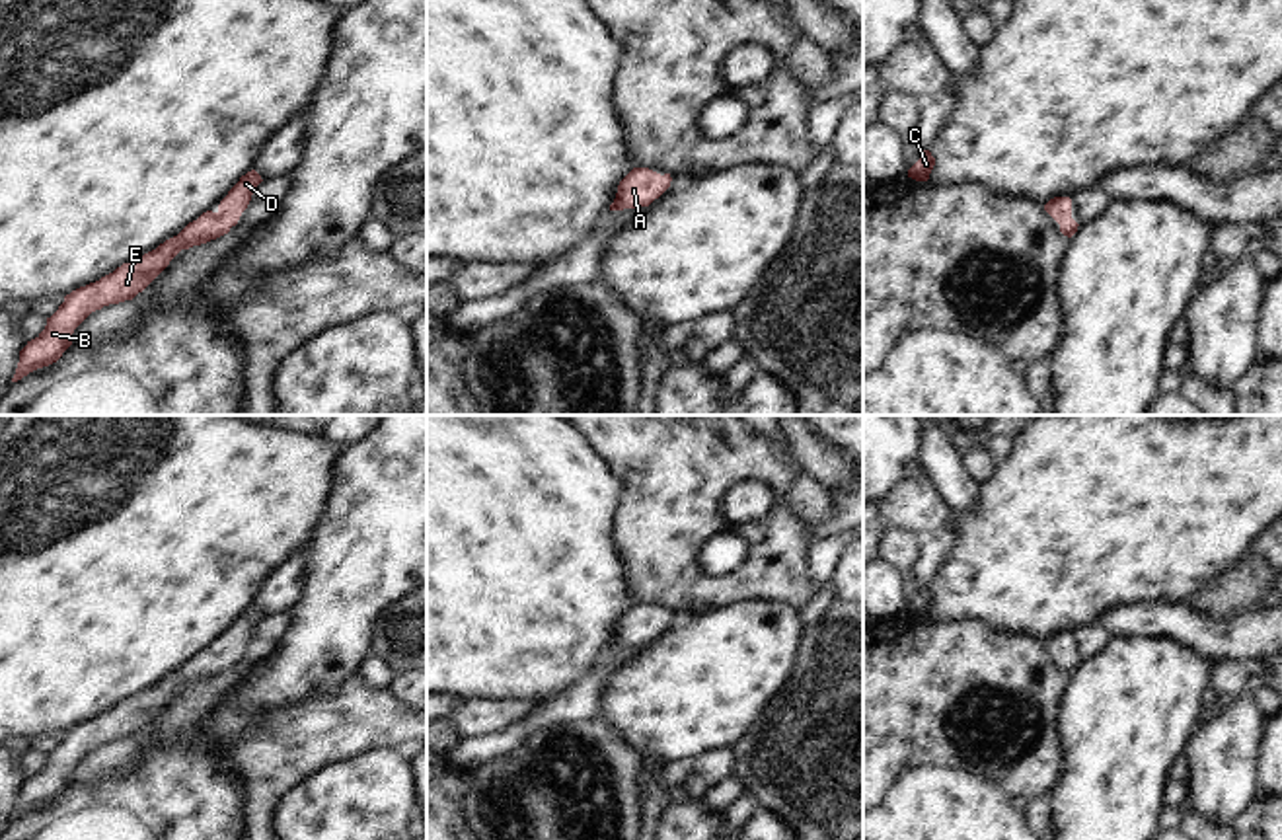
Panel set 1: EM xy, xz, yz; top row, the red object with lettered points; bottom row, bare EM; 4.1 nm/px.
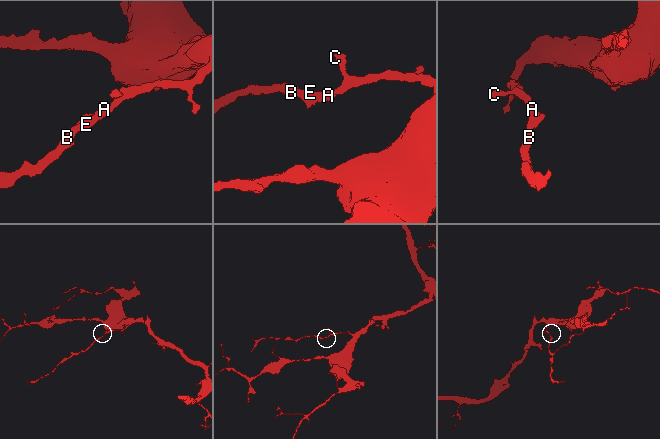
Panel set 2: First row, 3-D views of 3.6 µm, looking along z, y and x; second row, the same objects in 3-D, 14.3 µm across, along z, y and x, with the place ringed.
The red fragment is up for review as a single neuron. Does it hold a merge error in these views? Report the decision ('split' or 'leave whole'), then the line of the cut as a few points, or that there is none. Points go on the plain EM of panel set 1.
leave whole; cut none

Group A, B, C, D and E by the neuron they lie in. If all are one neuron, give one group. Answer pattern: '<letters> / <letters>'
A B C D E

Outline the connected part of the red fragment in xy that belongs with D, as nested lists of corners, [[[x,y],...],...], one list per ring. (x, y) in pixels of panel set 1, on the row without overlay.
[[[251,606],[220,637],[218,647],[207,647],[189,659],[177,672],[166,676],[156,686],[123,700],[113,709],[95,719],[80,723],[64,733],[58,746],[47,754],[45,766],[19,787],[19,799],[12,819],[29,809],[57,799],[72,782],[74,766],[95,746],[109,741],[132,737],[142,729],[181,688],[207,680],[230,668],[247,645],[261,612]]]

